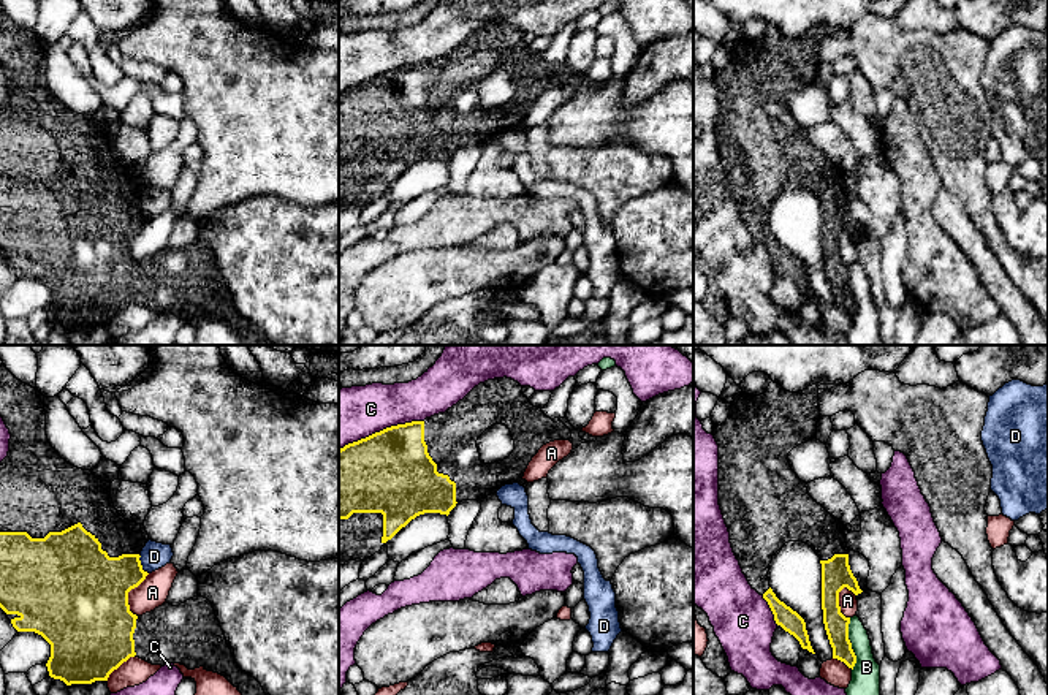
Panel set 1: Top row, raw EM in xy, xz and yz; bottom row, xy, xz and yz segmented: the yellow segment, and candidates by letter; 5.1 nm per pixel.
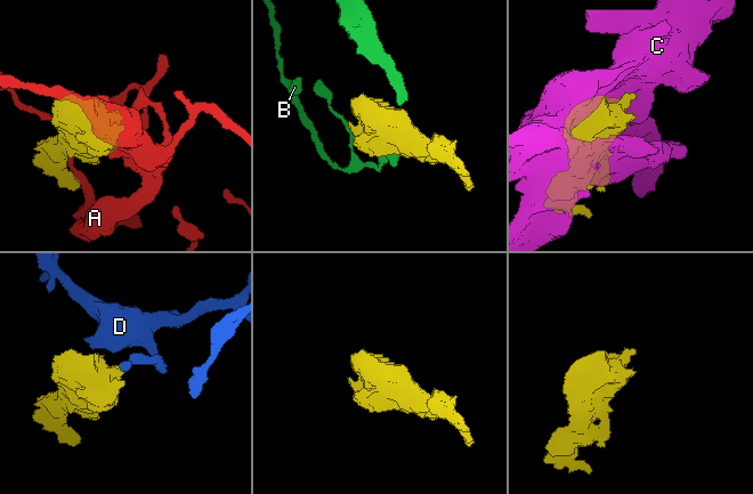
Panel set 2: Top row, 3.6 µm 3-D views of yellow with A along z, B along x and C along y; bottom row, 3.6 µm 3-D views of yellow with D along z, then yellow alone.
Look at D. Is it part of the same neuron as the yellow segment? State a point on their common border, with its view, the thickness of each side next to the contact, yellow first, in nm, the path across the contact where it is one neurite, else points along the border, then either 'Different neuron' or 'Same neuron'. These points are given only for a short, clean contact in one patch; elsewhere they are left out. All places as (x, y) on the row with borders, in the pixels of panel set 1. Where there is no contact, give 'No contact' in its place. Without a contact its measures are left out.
Touches yellow at xy (140, 564). Thickness 320 nm (yellow) against 140 nm. Boundary: xy (138, 554), (140, 564), (148, 573). Different neuron

